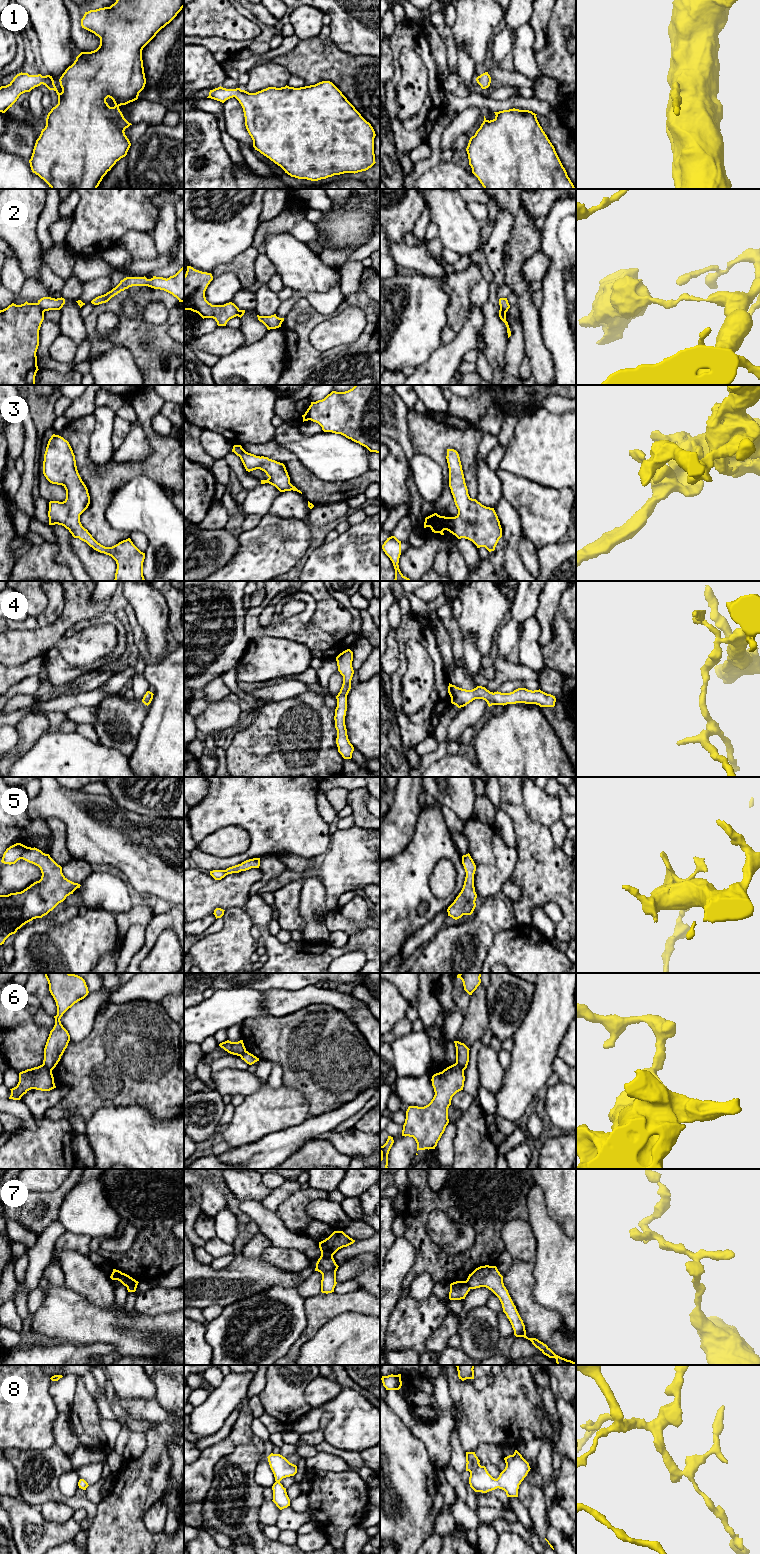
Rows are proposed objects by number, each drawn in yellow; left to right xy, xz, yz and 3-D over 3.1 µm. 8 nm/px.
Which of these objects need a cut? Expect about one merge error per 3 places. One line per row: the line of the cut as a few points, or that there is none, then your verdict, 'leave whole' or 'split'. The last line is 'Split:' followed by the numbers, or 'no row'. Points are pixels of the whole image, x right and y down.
1: cut none; leave whole
2: cut xy (37, 303), (44, 311); split
3: cut none; leave whole
4: cut none; leave whole
5: cut none; leave whole
6: cut xy (43, 1063), (51, 1071); split
7: cut xz (321, 1255), (332, 1257); split
8: cut none; leave whole
Split: 2, 6, 7

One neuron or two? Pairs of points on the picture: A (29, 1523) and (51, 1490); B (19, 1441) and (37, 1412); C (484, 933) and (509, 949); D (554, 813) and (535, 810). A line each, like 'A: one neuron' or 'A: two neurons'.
A: two neurons
B: one neuron
C: two neurons
D: one neuron

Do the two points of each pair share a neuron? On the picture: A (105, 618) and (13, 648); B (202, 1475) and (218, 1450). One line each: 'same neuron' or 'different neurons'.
A: different neurons
B: same neuron

